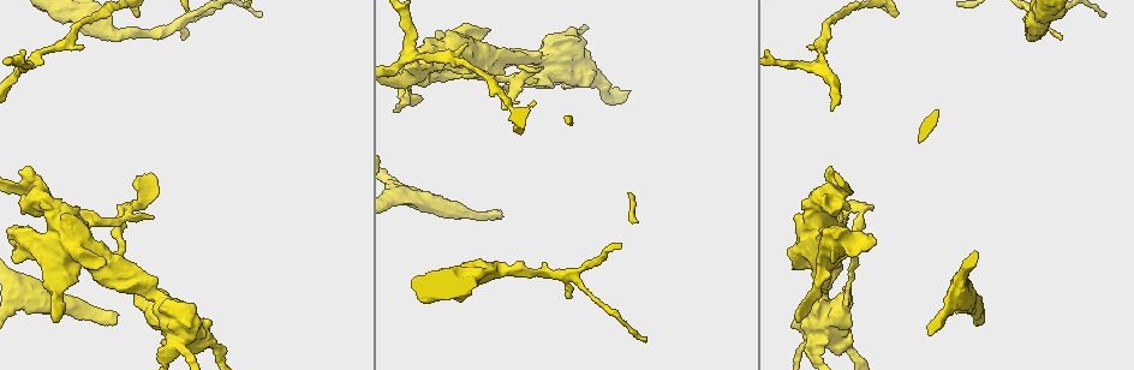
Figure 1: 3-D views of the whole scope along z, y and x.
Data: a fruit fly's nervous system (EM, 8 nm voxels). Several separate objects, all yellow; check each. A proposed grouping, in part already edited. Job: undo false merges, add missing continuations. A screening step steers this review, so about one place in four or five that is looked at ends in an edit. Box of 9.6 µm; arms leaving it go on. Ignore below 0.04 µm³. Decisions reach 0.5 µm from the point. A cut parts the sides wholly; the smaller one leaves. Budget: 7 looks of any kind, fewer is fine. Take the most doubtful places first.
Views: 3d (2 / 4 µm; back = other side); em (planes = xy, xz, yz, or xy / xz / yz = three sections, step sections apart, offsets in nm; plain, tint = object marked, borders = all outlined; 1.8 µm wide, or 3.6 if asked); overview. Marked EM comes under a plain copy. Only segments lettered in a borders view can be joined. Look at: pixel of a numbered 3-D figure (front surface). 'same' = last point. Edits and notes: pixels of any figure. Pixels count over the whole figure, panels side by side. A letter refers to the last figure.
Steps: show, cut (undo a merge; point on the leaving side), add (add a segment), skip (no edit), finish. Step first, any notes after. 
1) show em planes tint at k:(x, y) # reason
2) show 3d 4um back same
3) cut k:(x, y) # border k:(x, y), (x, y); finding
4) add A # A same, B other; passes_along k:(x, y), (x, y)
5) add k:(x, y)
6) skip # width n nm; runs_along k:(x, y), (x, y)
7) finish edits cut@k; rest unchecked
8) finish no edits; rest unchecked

show 3d 2um at 1:(414, 53) # three-way junction

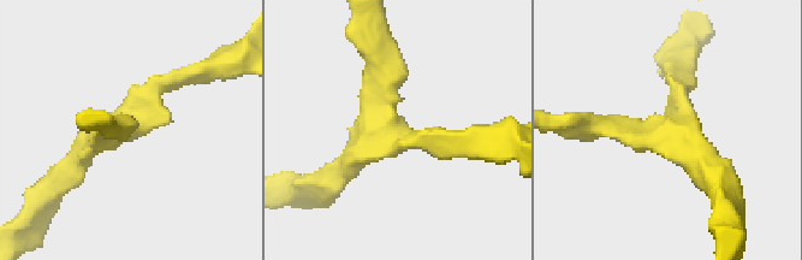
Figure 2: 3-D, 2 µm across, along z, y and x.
show em xy step 16 tint at 2:(388, 133)

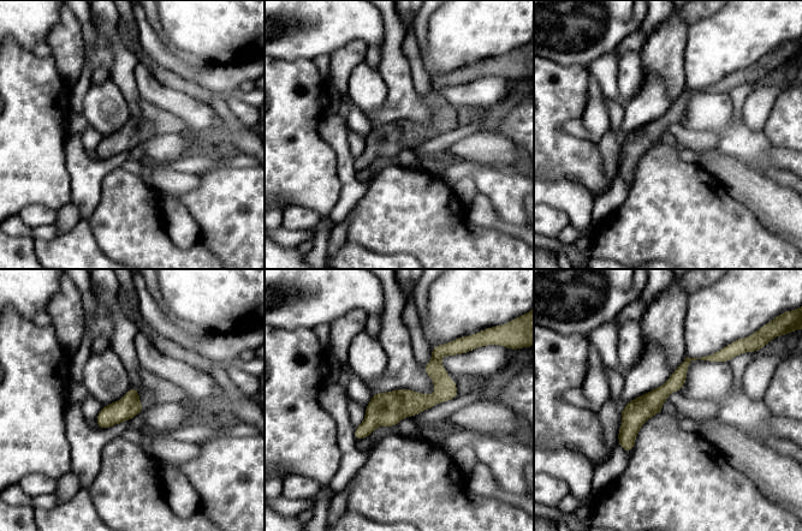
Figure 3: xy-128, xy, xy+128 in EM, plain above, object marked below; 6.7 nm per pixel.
show em xy step 16 borders same # see the neighbours

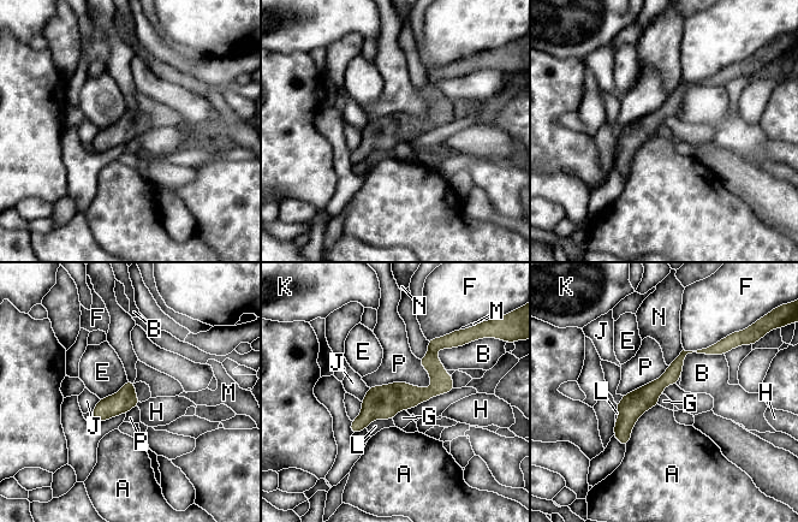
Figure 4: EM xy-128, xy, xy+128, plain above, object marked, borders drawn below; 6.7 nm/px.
skip # width 120 nm; A other, B other, E other, F other, G other, H other, J other, K other, L other, M other, N other, P other; border 4:(405, 409), (402, 409), (392, 419); one neuron here

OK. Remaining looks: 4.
show 3d 4um at 1:(466, 68) # calibre changes

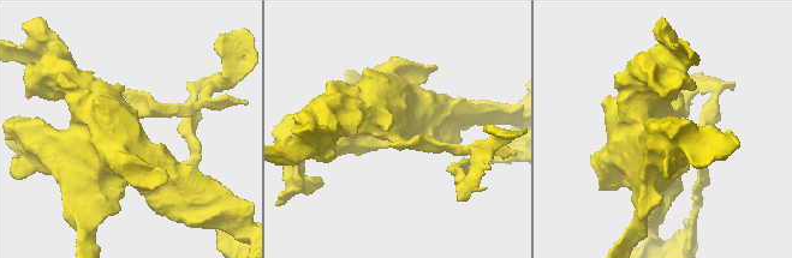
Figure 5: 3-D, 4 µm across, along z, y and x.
show em 3.6um planes borders at 5:(392, 126) # need the tissue

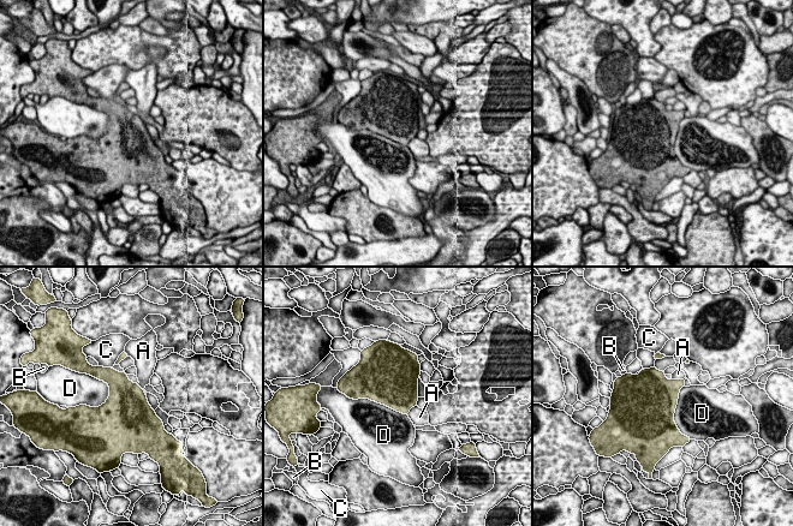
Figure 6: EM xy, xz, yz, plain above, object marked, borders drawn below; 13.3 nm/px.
skip # longest_contact D 700 nm; A other, B other, C other, D other; border 6:(684, 386), (674, 423), (689, 437); one neuron here

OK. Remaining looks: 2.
show em planes borders at 1:(552, 85) # branch stops here

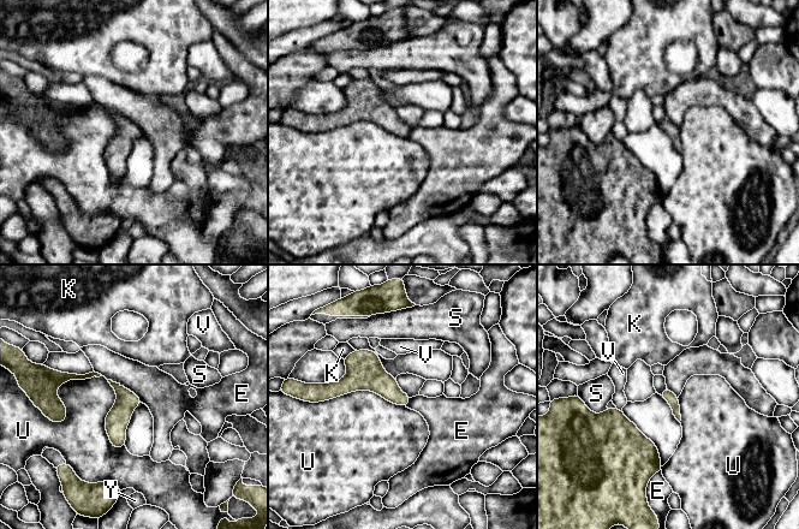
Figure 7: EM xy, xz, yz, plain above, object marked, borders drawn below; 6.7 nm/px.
skip # longest_contact U 460 nm; E other, K other, S other, U other, V other, Y other; no lettered segment goes on from it

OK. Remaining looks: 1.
finish no edits; rest unchecked

